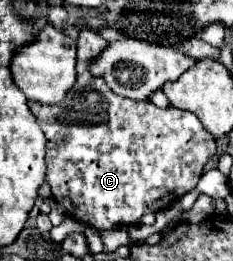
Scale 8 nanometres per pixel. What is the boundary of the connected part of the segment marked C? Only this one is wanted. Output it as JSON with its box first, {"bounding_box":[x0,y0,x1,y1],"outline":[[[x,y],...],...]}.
{"bounding_box":[28,27,216,231],"outline":[[[88,27],[80,29],[80,35],[78,35],[78,63],[76,63],[78,81],[76,81],[76,85],[72,87],[72,91],[68,93],[68,97],[66,97],[62,103],[58,103],[58,105],[42,105],[42,103],[36,103],[36,101],[30,101],[30,103],[28,103],[32,115],[36,117],[40,129],[44,131],[46,141],[48,141],[48,143],[46,143],[46,183],[48,183],[50,189],[52,189],[52,197],[54,197],[56,203],[64,209],[64,213],[66,213],[68,217],[74,217],[74,219],[82,221],[84,225],[90,225],[90,227],[94,227],[94,229],[98,229],[98,231],[108,231],[108,229],[114,229],[116,225],[134,225],[134,223],[140,221],[142,215],[146,215],[146,213],[156,213],[156,211],[160,211],[160,209],[166,209],[170,203],[174,203],[174,199],[180,199],[182,195],[186,195],[188,191],[192,191],[192,189],[196,187],[200,175],[204,173],[204,165],[206,165],[208,159],[216,153],[216,141],[214,141],[214,137],[202,127],[202,123],[198,121],[198,117],[196,117],[194,113],[182,111],[182,109],[178,109],[178,107],[174,107],[174,105],[170,105],[170,107],[166,107],[166,109],[160,109],[160,107],[156,107],[152,101],[134,101],[134,99],[120,97],[120,95],[116,95],[112,89],[106,87],[104,79],[92,77],[90,71],[88,71],[88,67],[86,67],[86,63],[88,63],[90,59],[98,57],[100,51],[102,51],[106,45],[108,45],[108,41],[106,41],[98,31],[88,29]]]}

